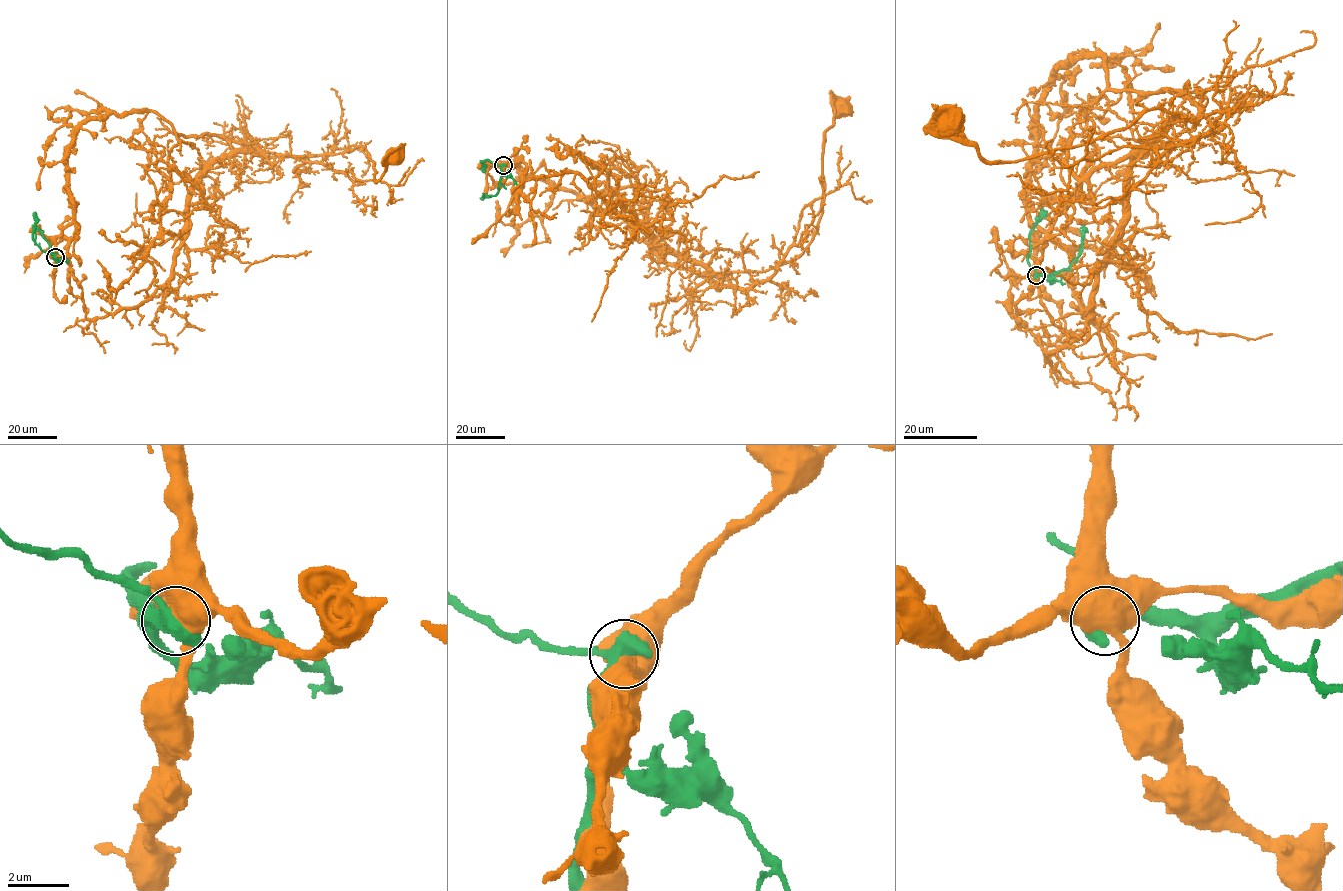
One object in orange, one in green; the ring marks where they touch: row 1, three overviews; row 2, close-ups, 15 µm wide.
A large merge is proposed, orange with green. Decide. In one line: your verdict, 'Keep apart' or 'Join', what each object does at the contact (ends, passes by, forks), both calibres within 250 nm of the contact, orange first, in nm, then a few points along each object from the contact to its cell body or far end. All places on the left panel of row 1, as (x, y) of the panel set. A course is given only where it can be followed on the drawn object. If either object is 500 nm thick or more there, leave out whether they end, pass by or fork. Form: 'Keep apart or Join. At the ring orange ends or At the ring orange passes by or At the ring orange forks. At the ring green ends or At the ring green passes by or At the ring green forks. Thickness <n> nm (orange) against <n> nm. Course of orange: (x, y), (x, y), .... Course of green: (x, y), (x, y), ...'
Keep apart. Thickness 800 nm (orange) against 550 nm. Course of orange: (55, 257), (68, 144), (110, 113), (275, 154), (362, 146), (375, 181), (395, 156). Course of green: (55, 257), (36, 228), (35, 244)

